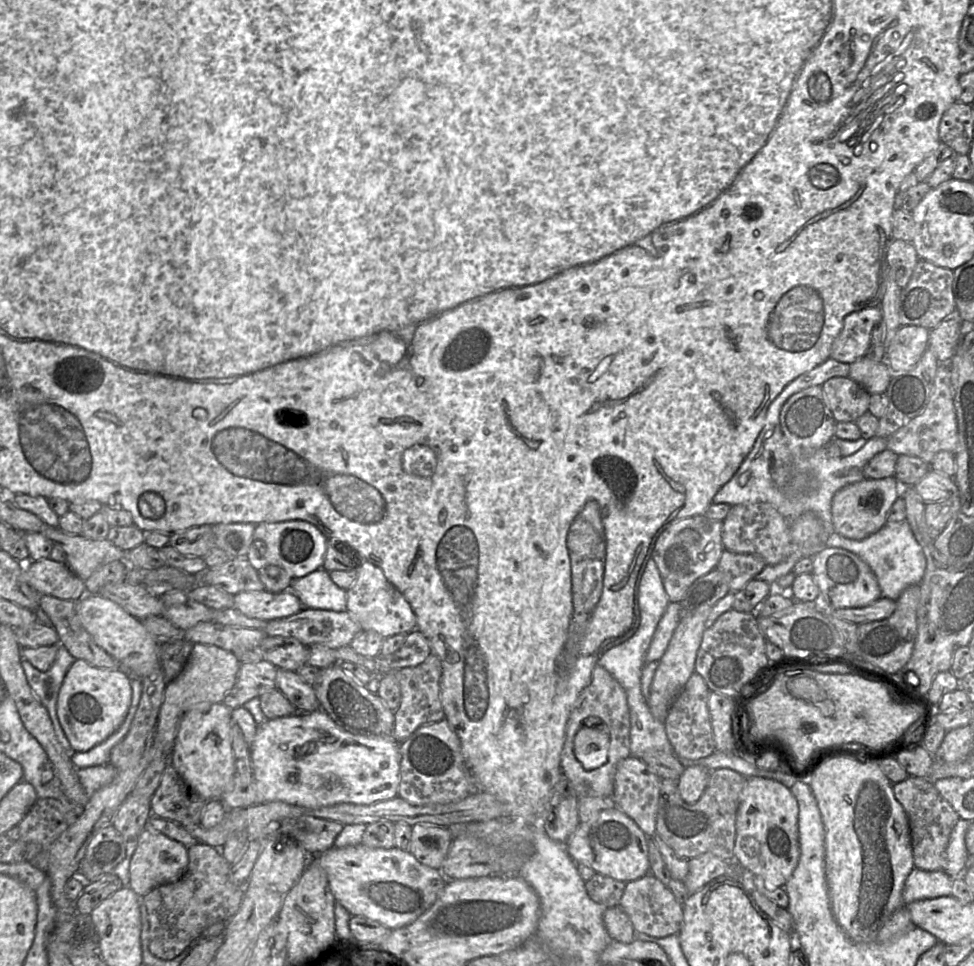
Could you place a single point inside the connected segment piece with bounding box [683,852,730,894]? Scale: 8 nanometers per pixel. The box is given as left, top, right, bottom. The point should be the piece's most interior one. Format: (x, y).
(706, 867)

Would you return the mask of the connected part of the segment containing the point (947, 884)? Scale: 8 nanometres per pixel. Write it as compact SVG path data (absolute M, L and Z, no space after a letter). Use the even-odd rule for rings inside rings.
M914 868L905 881L902 899L905 905L924 899L951 896L954 879L945 871Z

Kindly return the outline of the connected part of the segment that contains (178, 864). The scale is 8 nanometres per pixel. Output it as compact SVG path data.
M144 829L136 838L137 848L130 862L130 887L138 896L163 884L173 883L182 878L189 865L187 848L166 835Z

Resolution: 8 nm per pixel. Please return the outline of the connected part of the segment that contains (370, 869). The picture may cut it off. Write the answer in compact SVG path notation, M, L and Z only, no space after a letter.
M362 844L343 848L332 847L317 857L327 875L335 901L351 916L366 917L390 930L402 928L414 922L434 904L449 882L439 870L421 864L409 851L401 850L396 846L390 849L369 848Z

